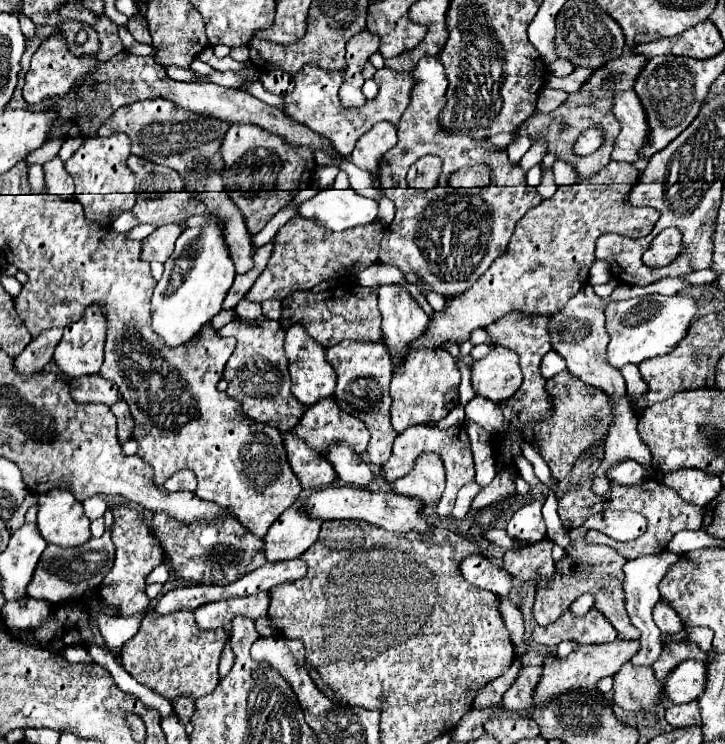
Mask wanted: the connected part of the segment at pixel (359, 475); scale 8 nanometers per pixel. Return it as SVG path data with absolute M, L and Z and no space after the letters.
M333 444L325 458L333 464L339 480L355 488L369 488L375 482L375 474L371 472L365 460L357 460L357 454L349 446Z

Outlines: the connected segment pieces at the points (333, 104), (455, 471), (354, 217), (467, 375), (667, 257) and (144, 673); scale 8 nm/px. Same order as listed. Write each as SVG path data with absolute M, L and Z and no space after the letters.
M305 66L303 70L299 70L295 74L295 90L287 96L283 96L285 102L285 112L289 118L311 126L315 132L327 136L333 142L333 148L343 154L349 156L355 148L355 142L371 130L373 124L381 122L381 120L389 120L393 124L399 122L401 114L405 112L407 104L409 104L409 94L413 88L413 78L409 74L399 74L393 72L389 68L381 68L375 72L375 82L379 84L379 94L375 100L365 102L361 108L353 108L353 110L343 110L339 104L339 86L343 82L343 74L341 72L325 72L321 68L315 66Z
M415 424L415 426L407 428L405 432L397 434L395 444L393 444L393 454L391 454L391 458L381 468L383 480L389 482L389 484L393 484L395 480L403 478L407 472L411 472L411 468L415 464L415 456L421 456L423 452L439 454L439 458L443 460L443 466L445 466L445 472L447 472L447 488L445 488L441 500L439 500L435 512L439 516L449 516L451 510L453 510L453 506L455 506L457 492L465 484L473 482L473 478L475 478L475 462L473 462L473 452L471 452L471 442L469 442L467 428L459 424L459 426L451 426L451 428L441 430L435 424Z
M319 190L317 196L299 206L299 214L315 220L327 230L341 232L355 226L365 226L377 220L377 202L347 190Z
M463 360L457 362L457 368L459 368L459 372L461 372L461 384L459 384L461 404L465 406L465 404L475 396L475 390L473 390L473 386L471 386L471 368L469 368Z
M671 227L667 230L661 230L651 246L643 254L643 262L647 266L665 266L671 260L675 260L682 252L681 232L678 228Z
M189 610L157 616L147 612L139 626L139 632L123 644L119 662L141 684L153 688L167 700L189 696L193 700L209 694L219 684L219 656L225 646L225 630L199 630L195 616Z

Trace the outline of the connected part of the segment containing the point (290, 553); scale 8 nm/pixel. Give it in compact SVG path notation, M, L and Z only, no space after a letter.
M301 502L287 508L265 536L265 558L267 562L283 562L299 558L319 536L323 520L303 516L299 510Z

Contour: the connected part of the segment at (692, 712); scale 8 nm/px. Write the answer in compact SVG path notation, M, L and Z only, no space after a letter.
M691 700L691 702L681 704L681 706L671 706L671 708L667 708L665 718L667 718L667 722L669 722L673 728L699 726L701 716L699 716L699 706L697 706L697 700Z

